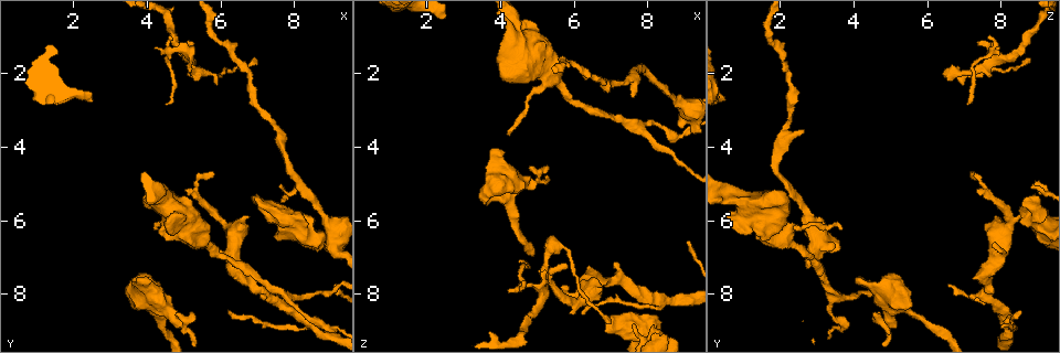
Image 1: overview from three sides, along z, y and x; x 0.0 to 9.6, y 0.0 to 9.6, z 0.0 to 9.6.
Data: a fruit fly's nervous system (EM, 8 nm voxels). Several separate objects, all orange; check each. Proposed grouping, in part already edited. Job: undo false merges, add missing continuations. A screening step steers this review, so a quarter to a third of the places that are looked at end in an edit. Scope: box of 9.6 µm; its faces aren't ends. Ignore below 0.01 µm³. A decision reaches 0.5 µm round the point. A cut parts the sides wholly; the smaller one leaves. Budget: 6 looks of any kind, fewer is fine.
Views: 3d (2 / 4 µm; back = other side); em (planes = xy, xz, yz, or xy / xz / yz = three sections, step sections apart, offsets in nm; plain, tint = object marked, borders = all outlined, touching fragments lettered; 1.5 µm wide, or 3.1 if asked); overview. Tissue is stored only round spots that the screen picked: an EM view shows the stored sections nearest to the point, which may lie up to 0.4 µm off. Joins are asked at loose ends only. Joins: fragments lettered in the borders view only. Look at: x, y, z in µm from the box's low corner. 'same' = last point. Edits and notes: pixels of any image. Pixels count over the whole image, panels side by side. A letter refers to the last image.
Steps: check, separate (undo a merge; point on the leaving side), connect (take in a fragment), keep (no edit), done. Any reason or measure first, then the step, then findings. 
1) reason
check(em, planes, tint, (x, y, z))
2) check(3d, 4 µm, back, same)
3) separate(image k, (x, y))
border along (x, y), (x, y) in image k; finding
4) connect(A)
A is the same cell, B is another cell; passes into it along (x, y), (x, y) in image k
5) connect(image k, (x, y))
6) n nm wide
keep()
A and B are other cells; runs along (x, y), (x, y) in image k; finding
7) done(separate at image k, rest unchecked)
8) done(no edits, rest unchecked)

thick end
check(3d, 2 µm, (6.80, 5.30, 8.90))

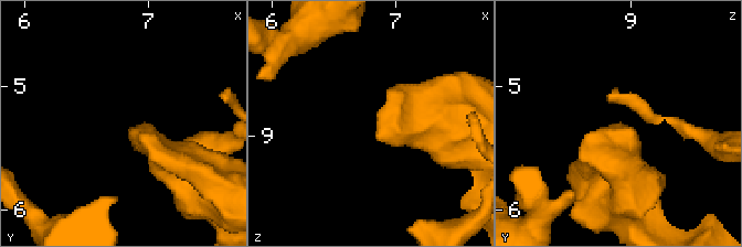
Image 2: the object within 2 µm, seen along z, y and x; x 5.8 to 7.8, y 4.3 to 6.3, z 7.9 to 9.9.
now the EM
check(em, xy, step 4, borders, (6.86, 5.36, 8.94))

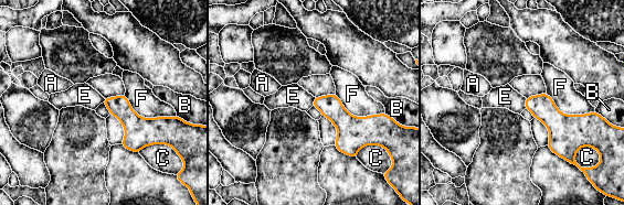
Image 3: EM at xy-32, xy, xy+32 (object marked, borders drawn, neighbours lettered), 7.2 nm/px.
check(em, planes, borders, same)

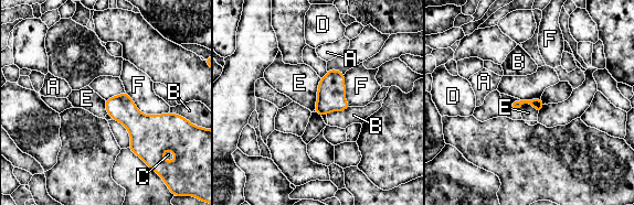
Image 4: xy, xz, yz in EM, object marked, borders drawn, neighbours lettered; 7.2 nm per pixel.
keep()
A, B, C, D, E and F are other cells; border along (320, 78), (314, 109) in image 4; no lettered fragment goes on from it

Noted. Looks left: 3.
branch stops here
check(em, yz, step 4, tint, (7.15, 8.05, 7.20))

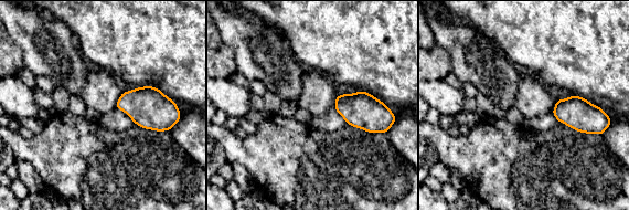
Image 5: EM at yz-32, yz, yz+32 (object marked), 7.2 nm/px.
check(em, planes, borders, same)

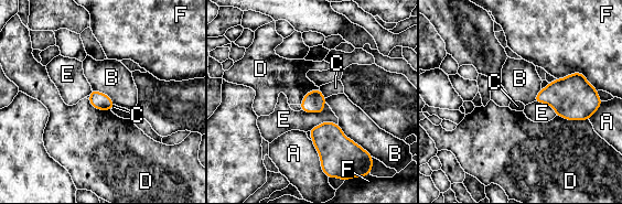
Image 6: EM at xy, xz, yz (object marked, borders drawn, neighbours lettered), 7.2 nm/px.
F touches over 320 nm
keep()
A, B, C, D, E and F are other cells; none of them fits

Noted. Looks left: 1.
done(no edits, rest unchecked)

